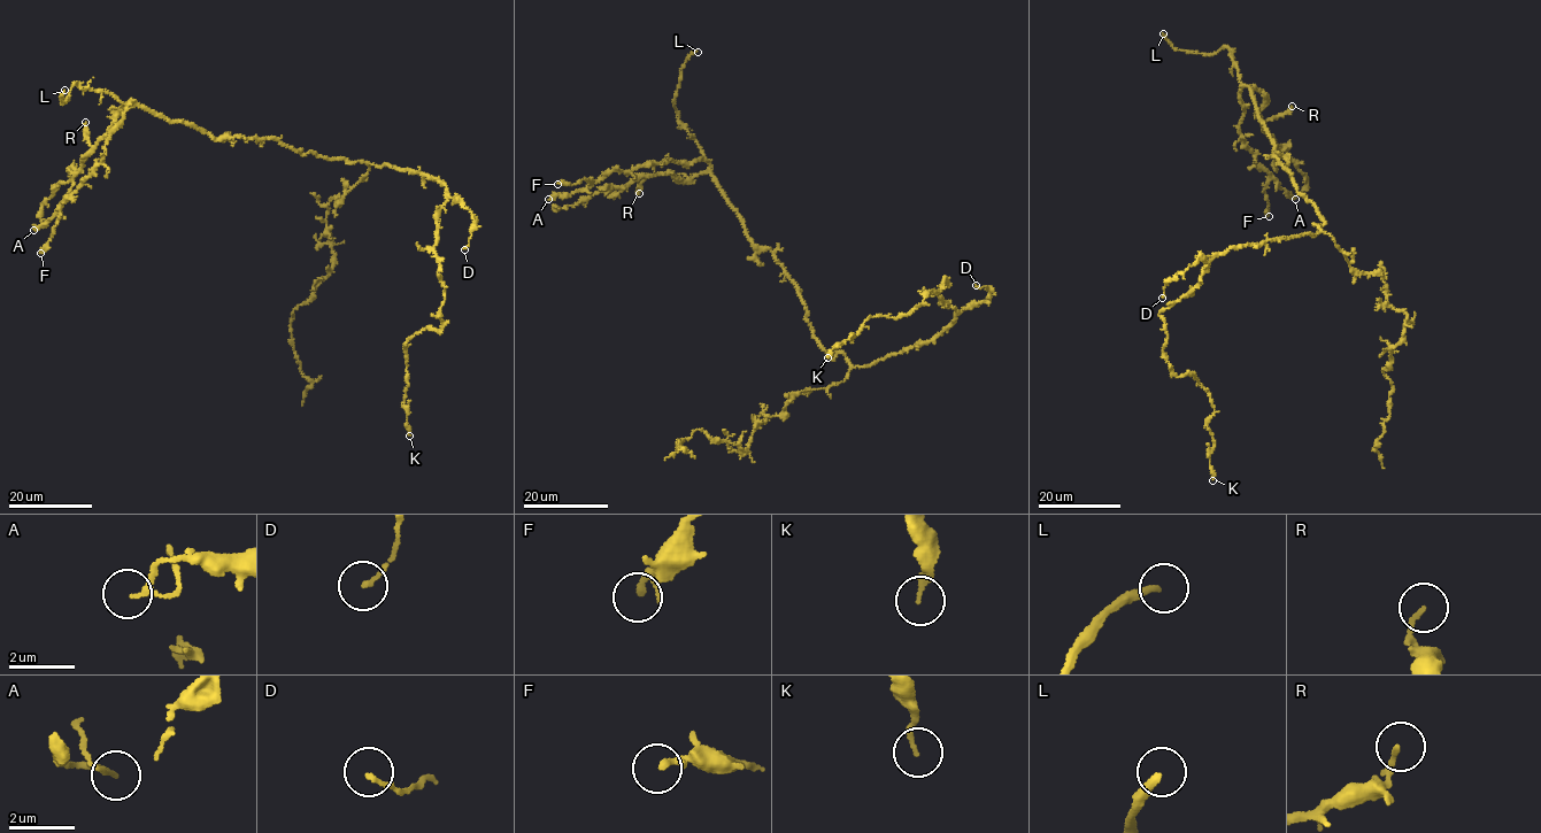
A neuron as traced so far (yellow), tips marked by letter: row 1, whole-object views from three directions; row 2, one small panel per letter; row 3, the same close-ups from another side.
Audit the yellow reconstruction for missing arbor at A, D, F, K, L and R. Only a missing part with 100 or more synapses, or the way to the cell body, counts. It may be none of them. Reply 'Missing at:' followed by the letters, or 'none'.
Missing at: L

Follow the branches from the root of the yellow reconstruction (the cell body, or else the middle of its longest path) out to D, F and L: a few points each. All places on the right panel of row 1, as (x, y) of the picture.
D: (1317, 228), (1320, 231), (1312, 236), (1307, 233), (1257, 246), (1238, 246), (1201, 259), (1165, 284), (1162, 298)
F: (1317, 228), (1324, 220), (1273, 156), (1278, 153), (1243, 85), (1239, 132), (1269, 172), (1269, 216)
L: (1317, 228), (1314, 225), (1324, 220), (1273, 156), (1278, 153), (1229, 47), (1211, 54), (1180, 51), (1163, 33)

